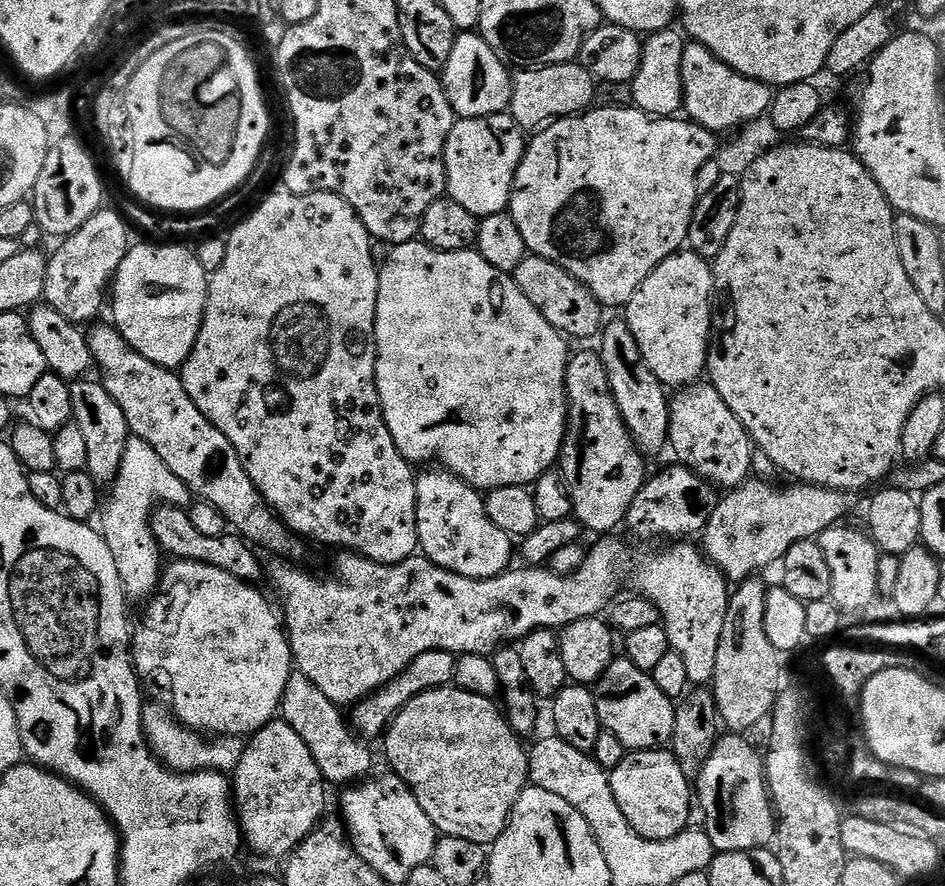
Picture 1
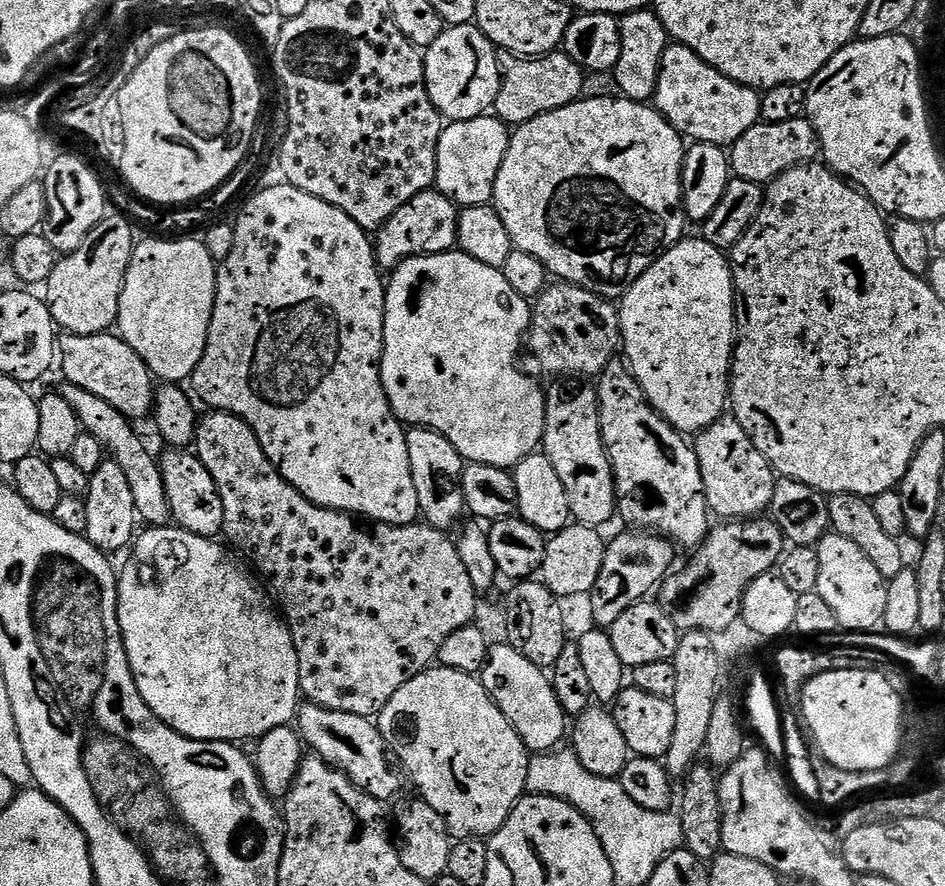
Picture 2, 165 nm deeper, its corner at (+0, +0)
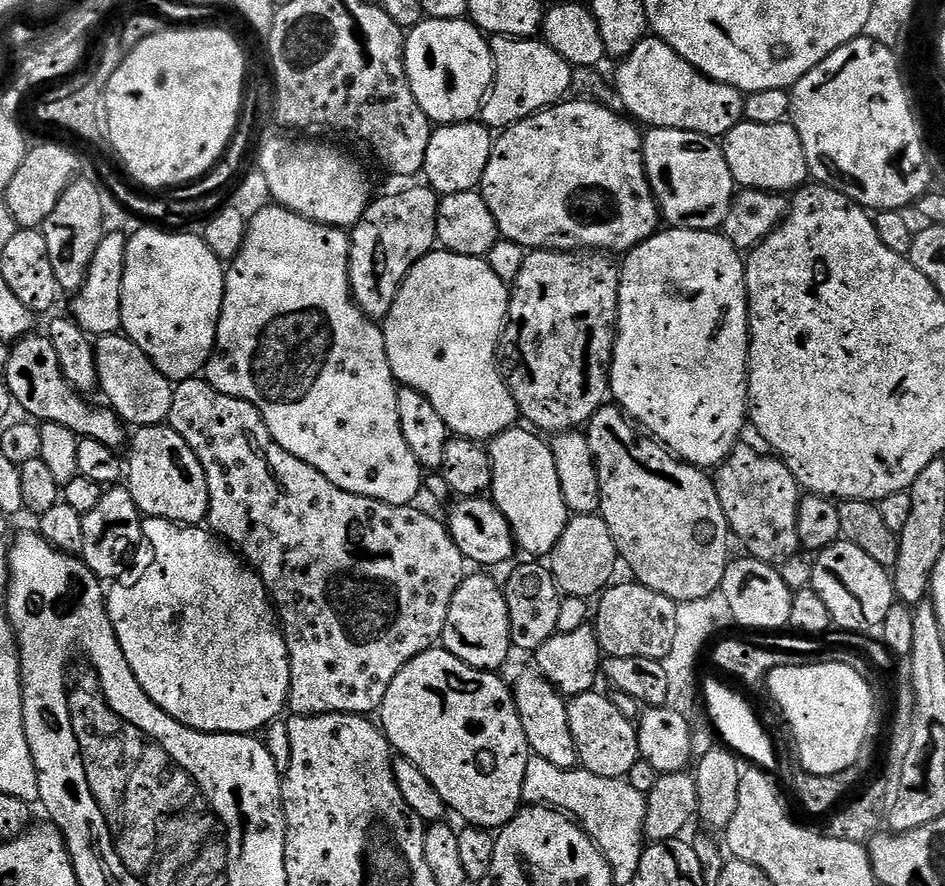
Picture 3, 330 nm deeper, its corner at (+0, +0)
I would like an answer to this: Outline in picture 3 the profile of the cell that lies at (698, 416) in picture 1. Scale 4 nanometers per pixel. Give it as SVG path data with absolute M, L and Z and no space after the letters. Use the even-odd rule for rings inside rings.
M747 442L737 444L736 449L715 469L714 483L718 502L722 502L722 514L726 514L731 535L744 543L744 552L773 566L784 564L801 551L798 534L799 506L802 499L800 484L790 474L788 467L775 455L763 456L755 452Z

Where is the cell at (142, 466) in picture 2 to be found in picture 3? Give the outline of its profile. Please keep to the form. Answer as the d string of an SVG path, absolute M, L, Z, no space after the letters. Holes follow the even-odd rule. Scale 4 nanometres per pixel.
M29 334L23 340L15 341L11 345L12 353L8 356L8 365L4 368L3 379L8 386L15 407L25 412L25 417L36 422L47 422L66 426L75 436L94 442L102 442L113 449L119 449L119 444L125 443L126 425L111 407L104 409L91 408L85 397L66 382L62 374L62 366L58 362L58 354L49 342L47 335Z

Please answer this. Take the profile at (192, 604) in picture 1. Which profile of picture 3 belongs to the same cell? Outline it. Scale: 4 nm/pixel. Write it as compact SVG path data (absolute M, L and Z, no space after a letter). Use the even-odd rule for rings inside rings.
M145 519L142 524L144 530L144 540L146 544L152 547L152 565L137 578L133 584L124 584L125 582L116 582L107 589L106 607L108 609L108 617L114 626L114 634L120 643L122 654L126 658L126 662L130 666L130 670L134 674L134 678L138 682L138 686L142 686L142 690L161 708L166 714L170 714L170 718L174 718L180 724L184 724L188 728L193 728L199 732L235 732L237 734L256 734L259 728L264 728L280 711L285 711L288 703L288 691L290 690L290 658L288 657L288 647L284 641L284 630L280 627L280 622L276 614L276 609L272 603L272 597L269 596L264 583L260 581L260 577L255 571L235 551L229 550L211 531L205 530L200 526L185 526L183 524L172 523L169 520L161 519Z

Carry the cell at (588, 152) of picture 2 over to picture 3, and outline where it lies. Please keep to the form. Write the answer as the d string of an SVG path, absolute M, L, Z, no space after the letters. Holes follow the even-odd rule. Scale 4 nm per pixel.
M568 98L505 129L495 139L490 160L486 166L486 173L483 175L480 193L486 198L486 204L490 208L490 212L494 214L495 221L498 222L501 237L505 240L518 242L518 246L522 246L525 250L547 250L549 252L595 250L600 254L617 254L616 252L627 254L631 248L636 248L642 241L655 236L662 224L660 207L657 206L655 198L652 197L652 187L644 169L643 150L644 142L641 129L631 119L612 111L611 108L604 108L601 104L591 104L590 101L579 98Z

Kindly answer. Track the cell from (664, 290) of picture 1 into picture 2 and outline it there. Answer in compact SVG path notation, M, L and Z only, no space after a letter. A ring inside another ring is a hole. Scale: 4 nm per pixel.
M703 238L679 240L628 287L618 311L623 355L656 413L681 434L695 434L718 422L730 404L732 352L736 348L736 291L729 257Z

